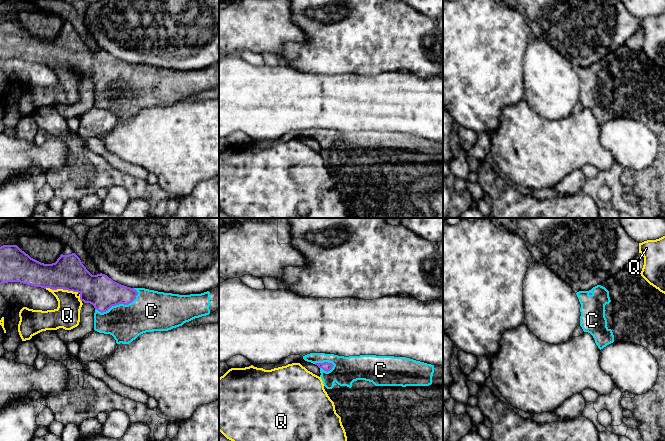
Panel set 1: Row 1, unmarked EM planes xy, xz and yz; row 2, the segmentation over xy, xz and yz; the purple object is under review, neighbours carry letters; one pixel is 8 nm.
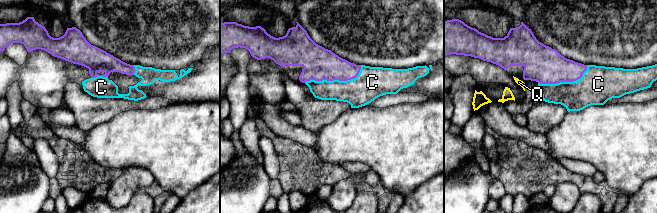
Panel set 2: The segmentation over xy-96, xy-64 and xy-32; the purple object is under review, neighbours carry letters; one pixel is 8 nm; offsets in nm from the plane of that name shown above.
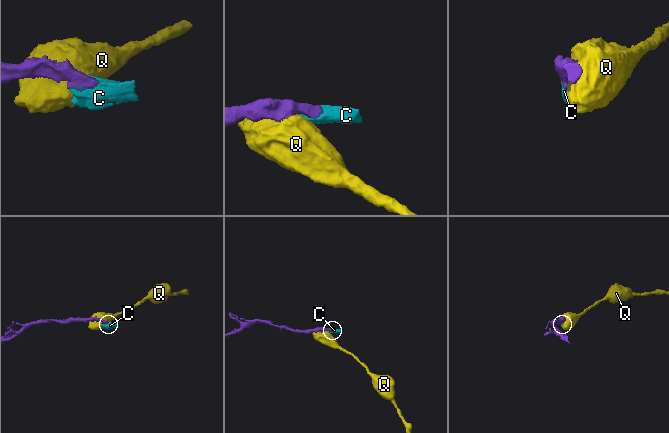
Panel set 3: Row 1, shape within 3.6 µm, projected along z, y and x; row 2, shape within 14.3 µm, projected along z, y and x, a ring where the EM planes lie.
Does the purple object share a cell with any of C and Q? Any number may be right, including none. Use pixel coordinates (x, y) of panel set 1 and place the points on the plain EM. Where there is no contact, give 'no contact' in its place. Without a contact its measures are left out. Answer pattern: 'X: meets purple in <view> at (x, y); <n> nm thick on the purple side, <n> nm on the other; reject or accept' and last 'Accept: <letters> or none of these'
C: meets purple in xy at (118, 80); 260 nm thick on the purple side, 300 nm on the other; accept
Q: meets purple in xy at (62, 64); 280 nm thick on the purple side, 200 nm on the other; reject
Accept: C

